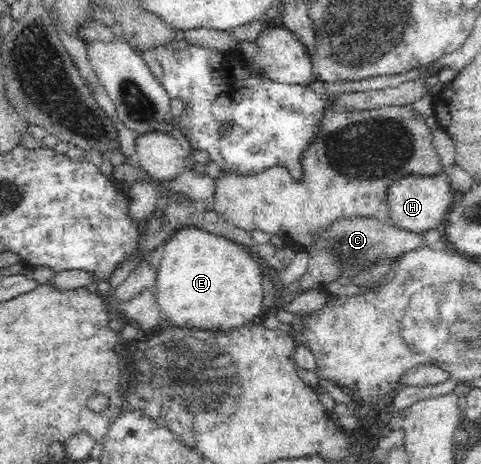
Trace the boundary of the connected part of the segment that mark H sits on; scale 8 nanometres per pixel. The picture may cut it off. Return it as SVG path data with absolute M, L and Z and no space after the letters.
M444 171L434 176L408 175L394 181L387 191L389 221L400 229L424 233L430 228L436 228L442 222L442 218L447 216L448 209L454 204L455 193Z

